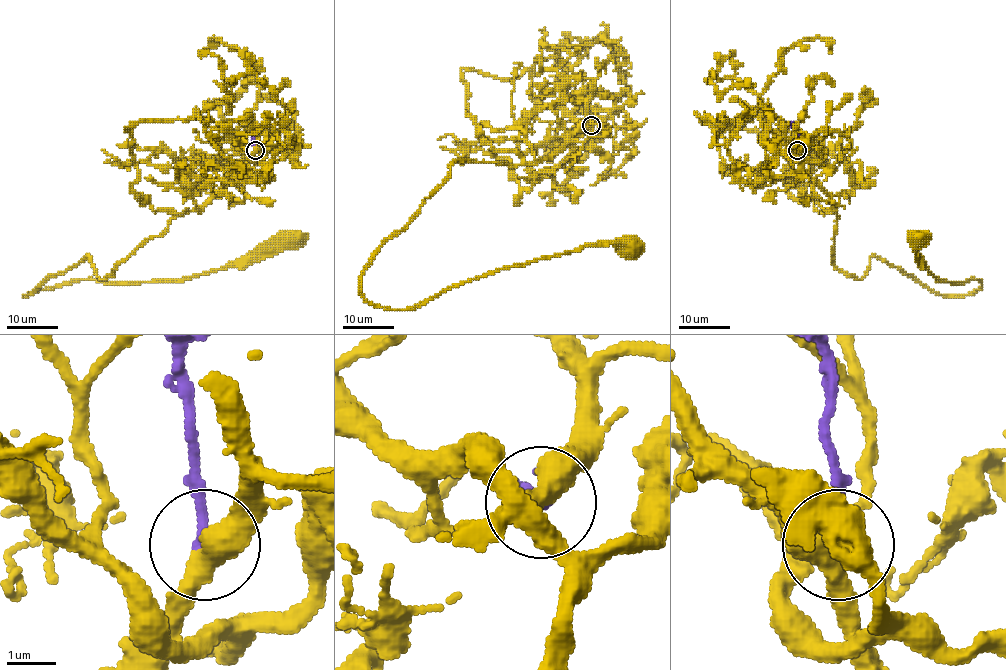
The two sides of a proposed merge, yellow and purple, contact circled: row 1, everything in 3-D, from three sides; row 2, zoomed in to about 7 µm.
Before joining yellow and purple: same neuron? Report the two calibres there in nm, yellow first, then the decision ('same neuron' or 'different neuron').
calibres 440 and 240 nm; same neuron

